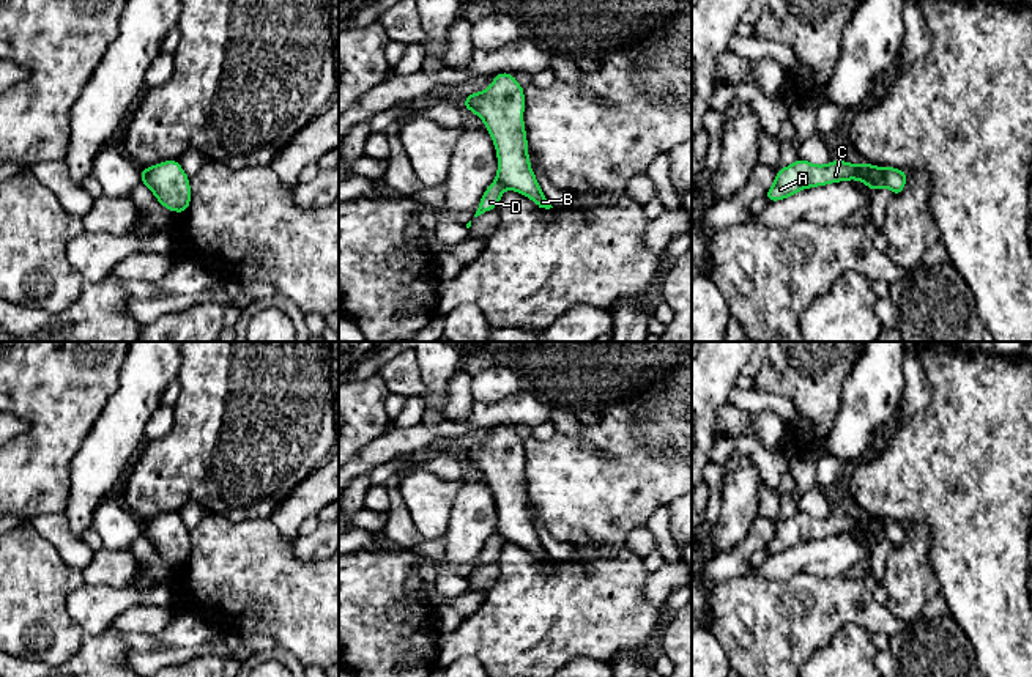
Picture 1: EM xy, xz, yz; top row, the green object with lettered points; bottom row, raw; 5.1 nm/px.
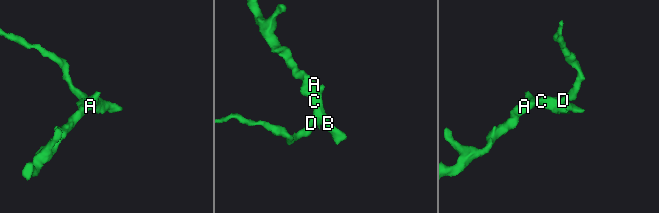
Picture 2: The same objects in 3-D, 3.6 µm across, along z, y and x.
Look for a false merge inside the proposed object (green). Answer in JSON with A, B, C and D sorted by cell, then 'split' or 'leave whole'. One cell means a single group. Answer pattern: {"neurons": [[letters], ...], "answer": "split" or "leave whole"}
{"neurons": [["A", "B", "C"], ["D"]], "answer": "split"}

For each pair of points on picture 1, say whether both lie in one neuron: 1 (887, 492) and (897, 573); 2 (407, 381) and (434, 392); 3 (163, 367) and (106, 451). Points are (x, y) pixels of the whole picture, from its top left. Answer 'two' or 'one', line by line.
1: two
2: two
3: one

